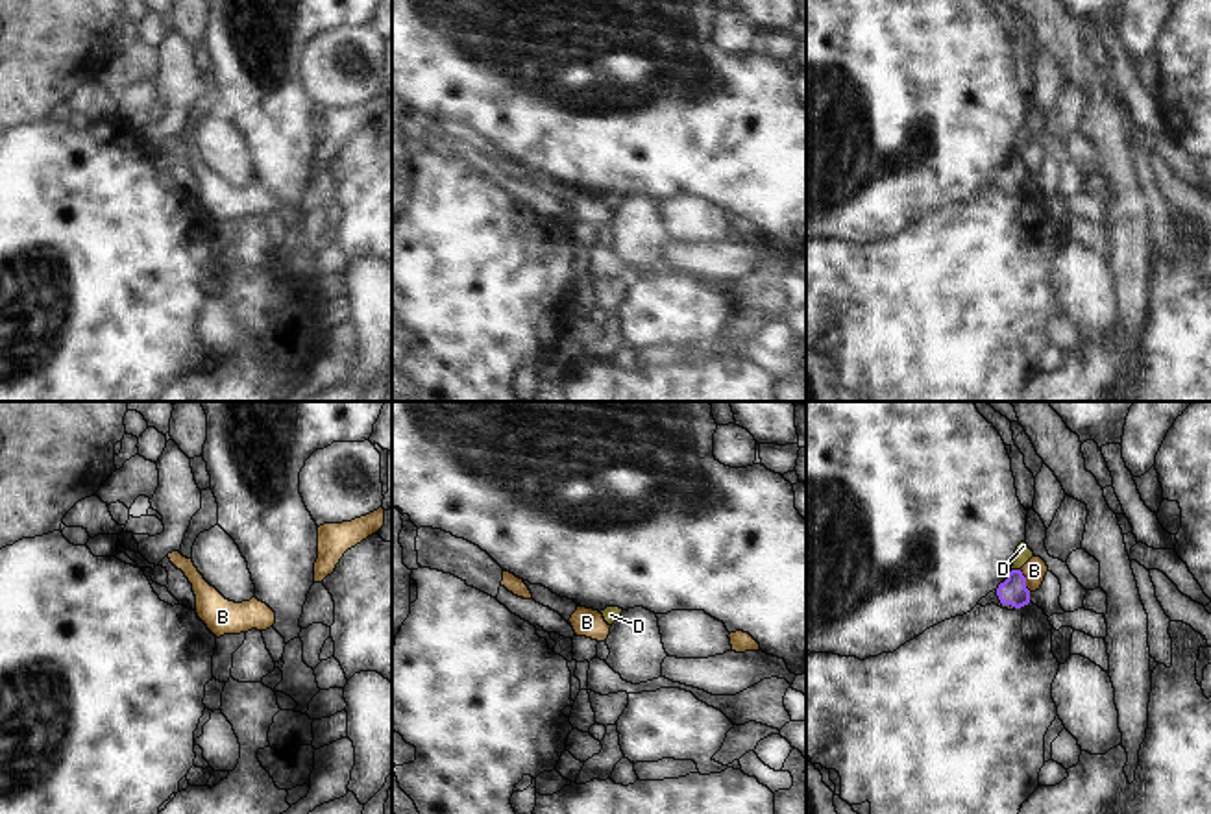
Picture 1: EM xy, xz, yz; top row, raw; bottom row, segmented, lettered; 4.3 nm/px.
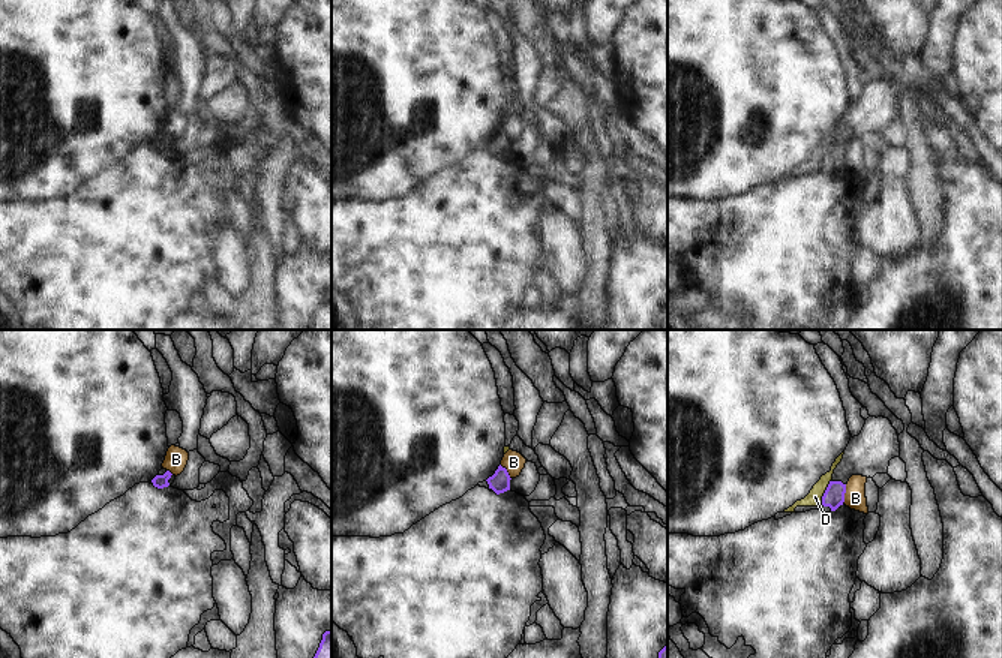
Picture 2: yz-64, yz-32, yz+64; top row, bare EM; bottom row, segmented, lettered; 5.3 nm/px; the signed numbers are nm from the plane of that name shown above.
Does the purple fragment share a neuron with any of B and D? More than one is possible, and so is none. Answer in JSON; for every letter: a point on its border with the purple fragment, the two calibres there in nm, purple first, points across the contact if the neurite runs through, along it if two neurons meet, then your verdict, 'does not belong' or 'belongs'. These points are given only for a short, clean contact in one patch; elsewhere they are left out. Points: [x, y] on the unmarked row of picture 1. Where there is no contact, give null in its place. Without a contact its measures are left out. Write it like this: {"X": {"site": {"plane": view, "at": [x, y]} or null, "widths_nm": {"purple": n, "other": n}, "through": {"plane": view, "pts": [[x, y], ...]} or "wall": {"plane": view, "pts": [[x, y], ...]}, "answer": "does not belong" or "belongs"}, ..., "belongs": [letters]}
{"B": {"site": {"plane": "yz", "at": [1025, 167]}, "widths_nm": {"purple": 120, "other": 100}, "wall": {"plane": "yz", "pts": [[1019, 156], [1030, 176]]}, "answer": "does not belong"}, "D": {"site": {"plane": "yz", "at": [1015, 156]}, "widths_nm": {"purple": 120, "other": 80}, "wall": {"plane": "yz", "pts": [[1012, 154], [1019, 156]]}, "answer": "does not belong"}, "belongs": []}

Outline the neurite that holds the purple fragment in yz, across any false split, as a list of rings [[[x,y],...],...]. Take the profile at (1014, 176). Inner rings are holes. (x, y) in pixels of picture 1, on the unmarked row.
[[[1011,155],[1008,165],[998,170],[997,181],[1002,191],[1021,194],[1030,189],[1030,176],[1026,174],[1026,163],[1021,155]]]

